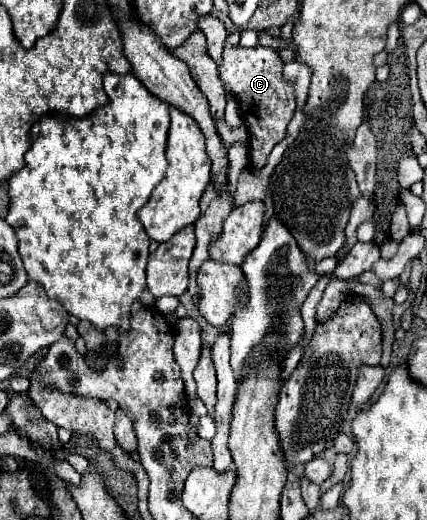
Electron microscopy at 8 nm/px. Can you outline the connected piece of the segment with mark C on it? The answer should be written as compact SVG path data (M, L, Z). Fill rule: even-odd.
M226 43L222 61L218 63L218 77L224 87L236 97L240 105L240 115L248 127L248 155L250 167L262 169L266 163L268 153L276 143L286 137L286 127L294 115L296 97L294 97L294 83L282 77L282 61L272 47L254 45L250 49L242 45Z

